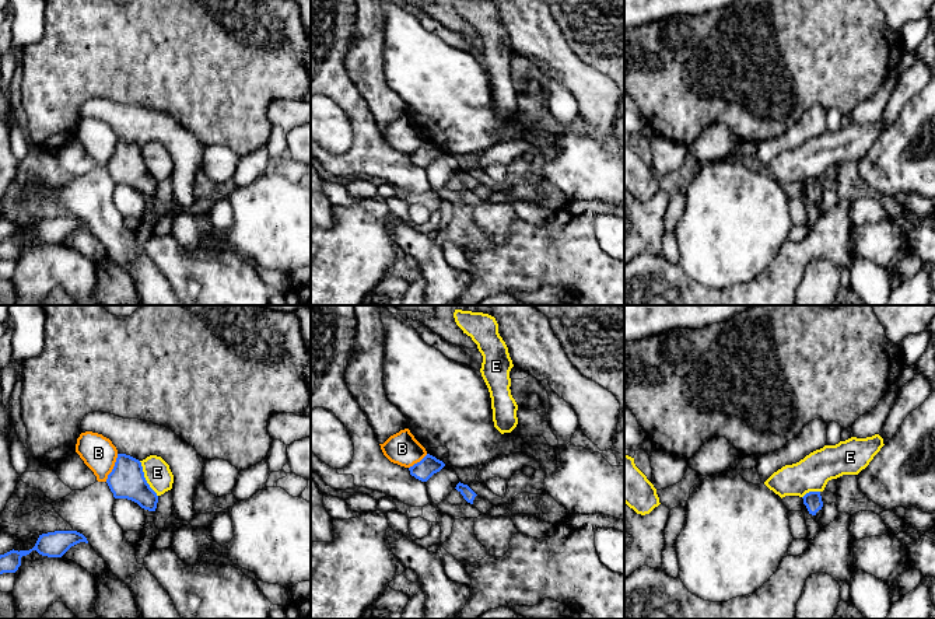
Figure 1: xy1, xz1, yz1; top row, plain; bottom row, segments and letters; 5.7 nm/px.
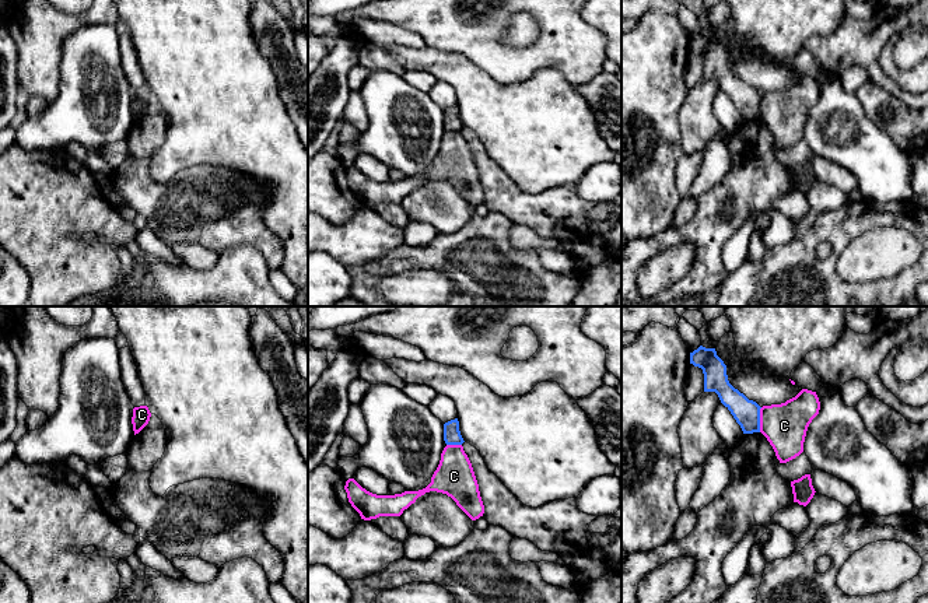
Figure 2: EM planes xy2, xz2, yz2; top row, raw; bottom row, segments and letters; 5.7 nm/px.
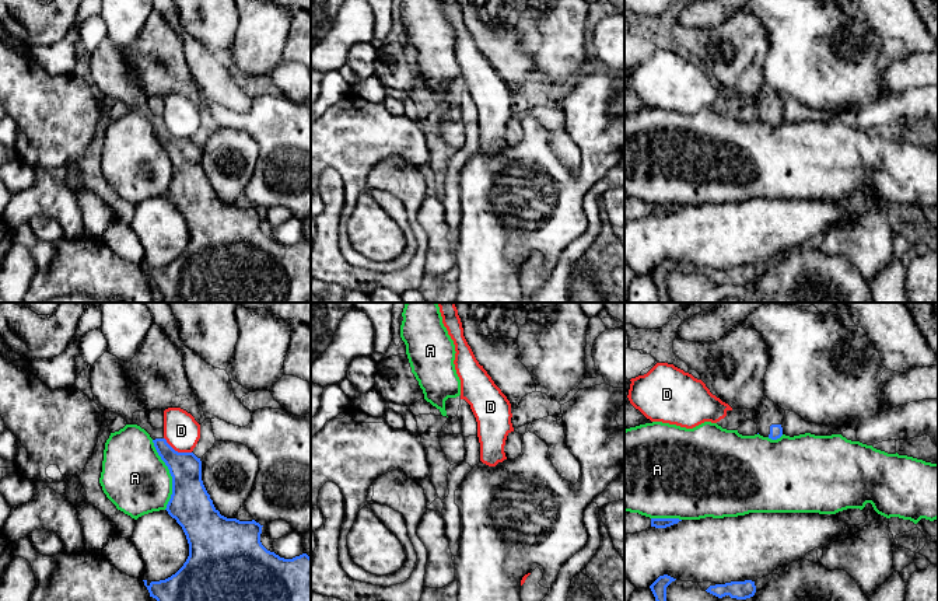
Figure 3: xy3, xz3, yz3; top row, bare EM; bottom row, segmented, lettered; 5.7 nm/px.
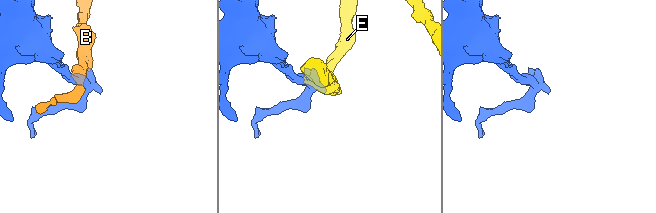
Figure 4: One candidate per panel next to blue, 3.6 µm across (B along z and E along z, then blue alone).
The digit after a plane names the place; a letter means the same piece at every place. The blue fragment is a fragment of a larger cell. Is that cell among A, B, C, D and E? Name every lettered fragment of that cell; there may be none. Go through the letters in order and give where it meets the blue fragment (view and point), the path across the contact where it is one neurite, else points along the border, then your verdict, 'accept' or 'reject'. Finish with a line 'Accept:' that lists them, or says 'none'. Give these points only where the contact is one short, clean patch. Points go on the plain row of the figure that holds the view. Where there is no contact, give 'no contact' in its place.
A: meets blue in xy3 at (171, 161); reject
B: meets blue in xy1 at (114, 154); reject
C: meets blue in yz2 at (759, 107); reject
D: meets blue in xy3 at (177, 137); reject
E: meets blue in xy1 at (144, 165); border along xy1 (139, 147), (146, 168), (157, 182); reject
Accept: none

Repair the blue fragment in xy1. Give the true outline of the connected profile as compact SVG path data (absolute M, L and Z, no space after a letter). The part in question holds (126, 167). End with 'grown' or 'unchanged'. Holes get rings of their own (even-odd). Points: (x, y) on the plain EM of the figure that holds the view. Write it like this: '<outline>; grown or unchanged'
M118 140L106 169L115 185L127 185L144 196L155 197L158 182L147 169L139 146L126 140Z; unchanged

